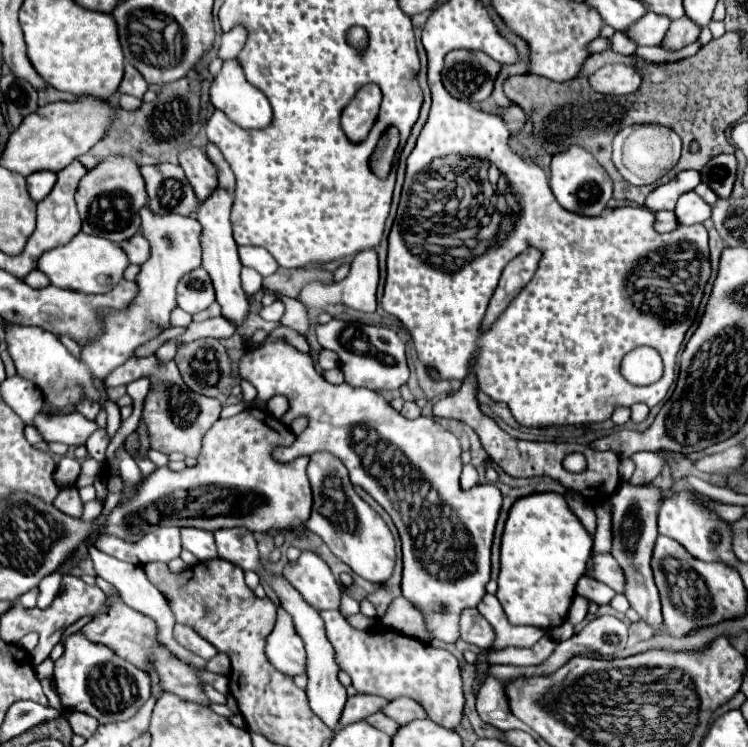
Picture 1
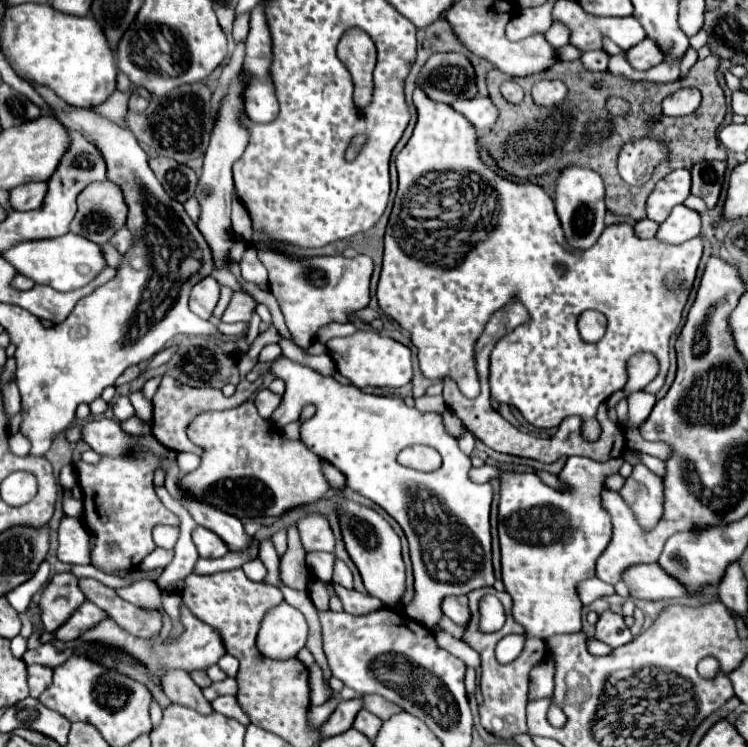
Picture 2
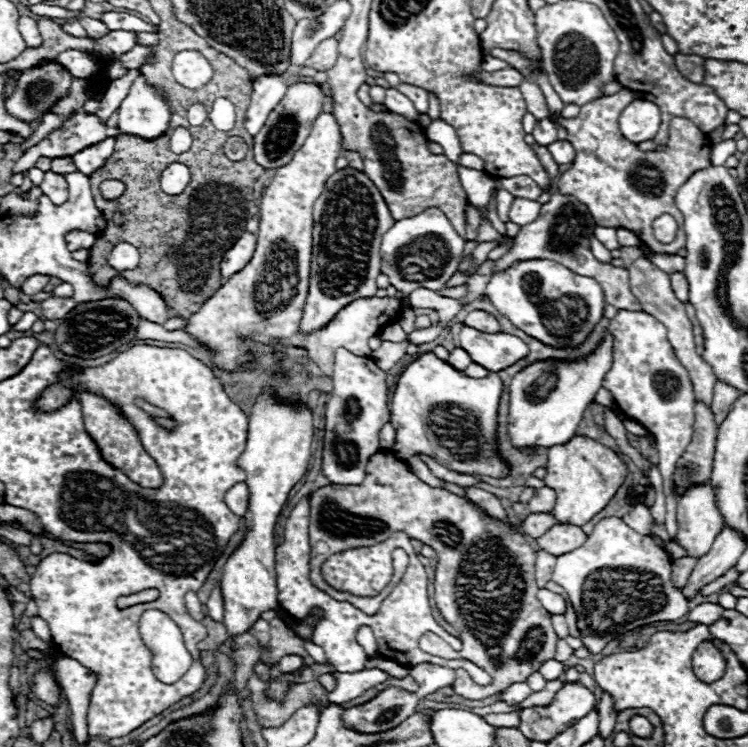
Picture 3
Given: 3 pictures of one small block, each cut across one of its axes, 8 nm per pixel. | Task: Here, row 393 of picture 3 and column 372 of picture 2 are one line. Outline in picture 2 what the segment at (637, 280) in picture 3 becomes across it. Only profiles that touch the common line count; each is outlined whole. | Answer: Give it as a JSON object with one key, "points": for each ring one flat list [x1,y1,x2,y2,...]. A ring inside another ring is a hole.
{"points":[[366,694,366,696,360,696,360,698,362,698,362,702,364,702,364,708,366,708,368,712,376,714,376,716,382,718,382,720,388,720,392,714,402,712,400,706,388,702,388,700,380,698,380,696,368,696,368,694]]}

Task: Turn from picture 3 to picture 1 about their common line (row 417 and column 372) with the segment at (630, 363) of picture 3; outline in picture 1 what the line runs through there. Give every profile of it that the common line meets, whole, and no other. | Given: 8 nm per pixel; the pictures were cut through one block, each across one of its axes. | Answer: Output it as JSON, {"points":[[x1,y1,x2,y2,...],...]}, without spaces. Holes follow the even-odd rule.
{"points":[[322,610,320,616,326,624,326,636,336,650,336,664,352,678,352,686,360,694,376,694,388,700,408,696,424,706,432,722,448,730,456,730,460,726,466,698,462,690,460,664,452,652,434,648,396,630,356,630,338,610]]}

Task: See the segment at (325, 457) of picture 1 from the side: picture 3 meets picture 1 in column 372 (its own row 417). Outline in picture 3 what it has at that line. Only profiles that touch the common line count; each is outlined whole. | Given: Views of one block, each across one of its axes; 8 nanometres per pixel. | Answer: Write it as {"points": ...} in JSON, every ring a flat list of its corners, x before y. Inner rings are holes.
{"points":[[606,330,598,348,578,360,540,360,520,370,510,384,510,424,514,446,558,446,576,436,584,410,602,388,602,378,612,366,614,336]]}

